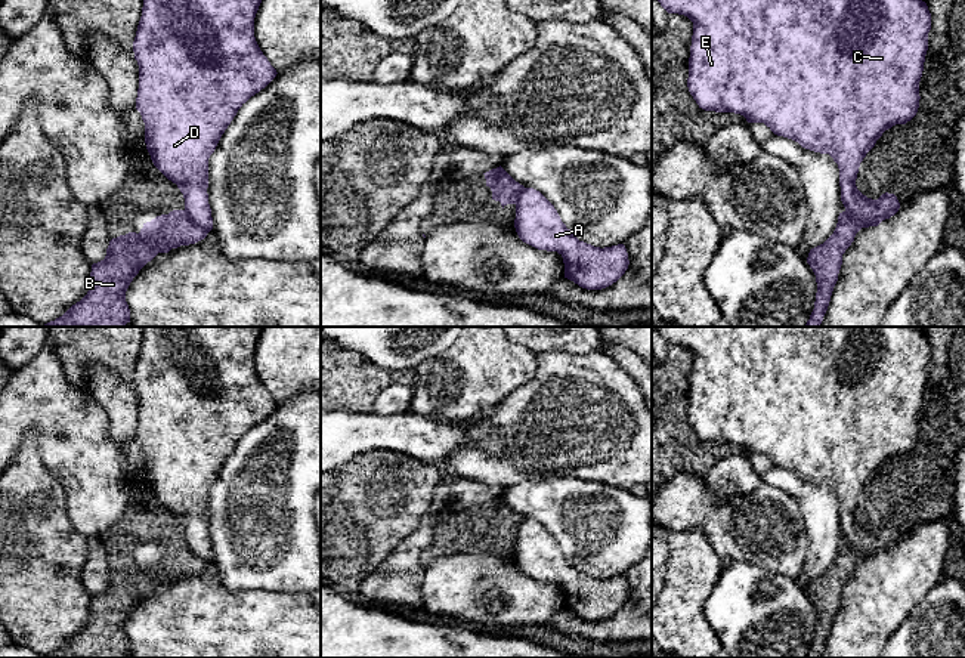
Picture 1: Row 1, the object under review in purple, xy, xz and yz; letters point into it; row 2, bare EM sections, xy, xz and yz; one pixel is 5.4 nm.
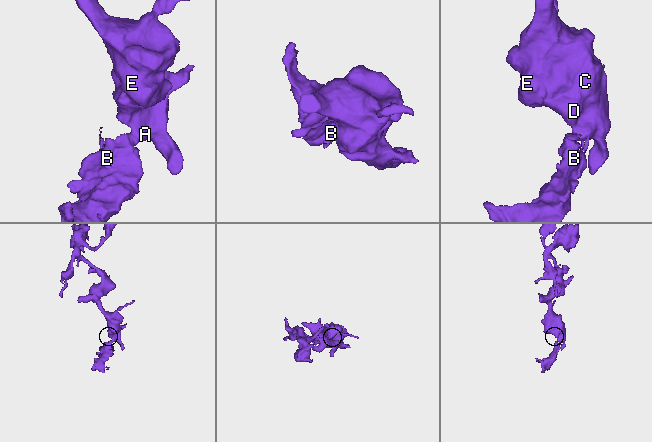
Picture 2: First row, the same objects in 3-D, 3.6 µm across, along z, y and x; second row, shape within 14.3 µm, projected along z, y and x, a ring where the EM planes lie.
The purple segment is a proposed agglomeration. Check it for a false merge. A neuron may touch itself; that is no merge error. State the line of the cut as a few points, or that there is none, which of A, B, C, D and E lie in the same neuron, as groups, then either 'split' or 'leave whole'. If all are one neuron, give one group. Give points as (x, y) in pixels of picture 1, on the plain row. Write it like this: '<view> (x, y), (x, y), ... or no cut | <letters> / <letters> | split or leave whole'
xy (185, 540), (197, 555), (209, 562) | A C D E / B | split

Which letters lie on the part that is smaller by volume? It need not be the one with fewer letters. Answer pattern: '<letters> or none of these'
B

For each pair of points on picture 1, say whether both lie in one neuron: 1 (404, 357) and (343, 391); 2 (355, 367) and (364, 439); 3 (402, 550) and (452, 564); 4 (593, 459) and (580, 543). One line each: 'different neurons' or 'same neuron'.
1: different neurons
2: different neurons
3: different neurons
4: different neurons

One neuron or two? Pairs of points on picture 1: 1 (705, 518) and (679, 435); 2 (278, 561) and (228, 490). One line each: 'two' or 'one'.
1: two
2: one

